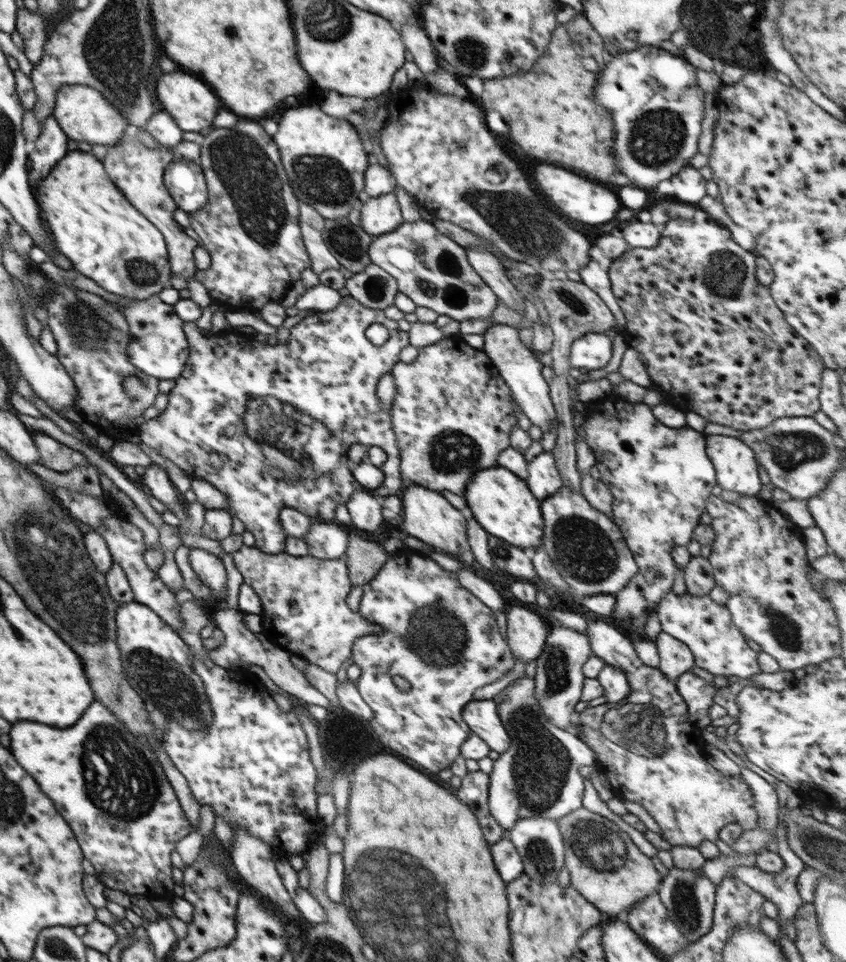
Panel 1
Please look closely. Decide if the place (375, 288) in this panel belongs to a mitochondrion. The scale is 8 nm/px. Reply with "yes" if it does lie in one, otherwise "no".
yes

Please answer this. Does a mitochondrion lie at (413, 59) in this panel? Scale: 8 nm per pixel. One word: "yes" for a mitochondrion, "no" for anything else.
no

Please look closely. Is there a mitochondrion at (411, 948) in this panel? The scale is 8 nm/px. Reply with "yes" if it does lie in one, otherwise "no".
yes

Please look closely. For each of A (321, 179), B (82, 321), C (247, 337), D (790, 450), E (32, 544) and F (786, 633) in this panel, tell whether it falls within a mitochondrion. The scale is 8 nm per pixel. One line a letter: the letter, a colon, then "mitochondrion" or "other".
A: mitochondrion
B: mitochondrion
C: other
D: mitochondrion
E: mitochondrion
F: mitochondrion

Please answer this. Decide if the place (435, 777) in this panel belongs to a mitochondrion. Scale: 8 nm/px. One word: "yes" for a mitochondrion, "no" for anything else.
no

